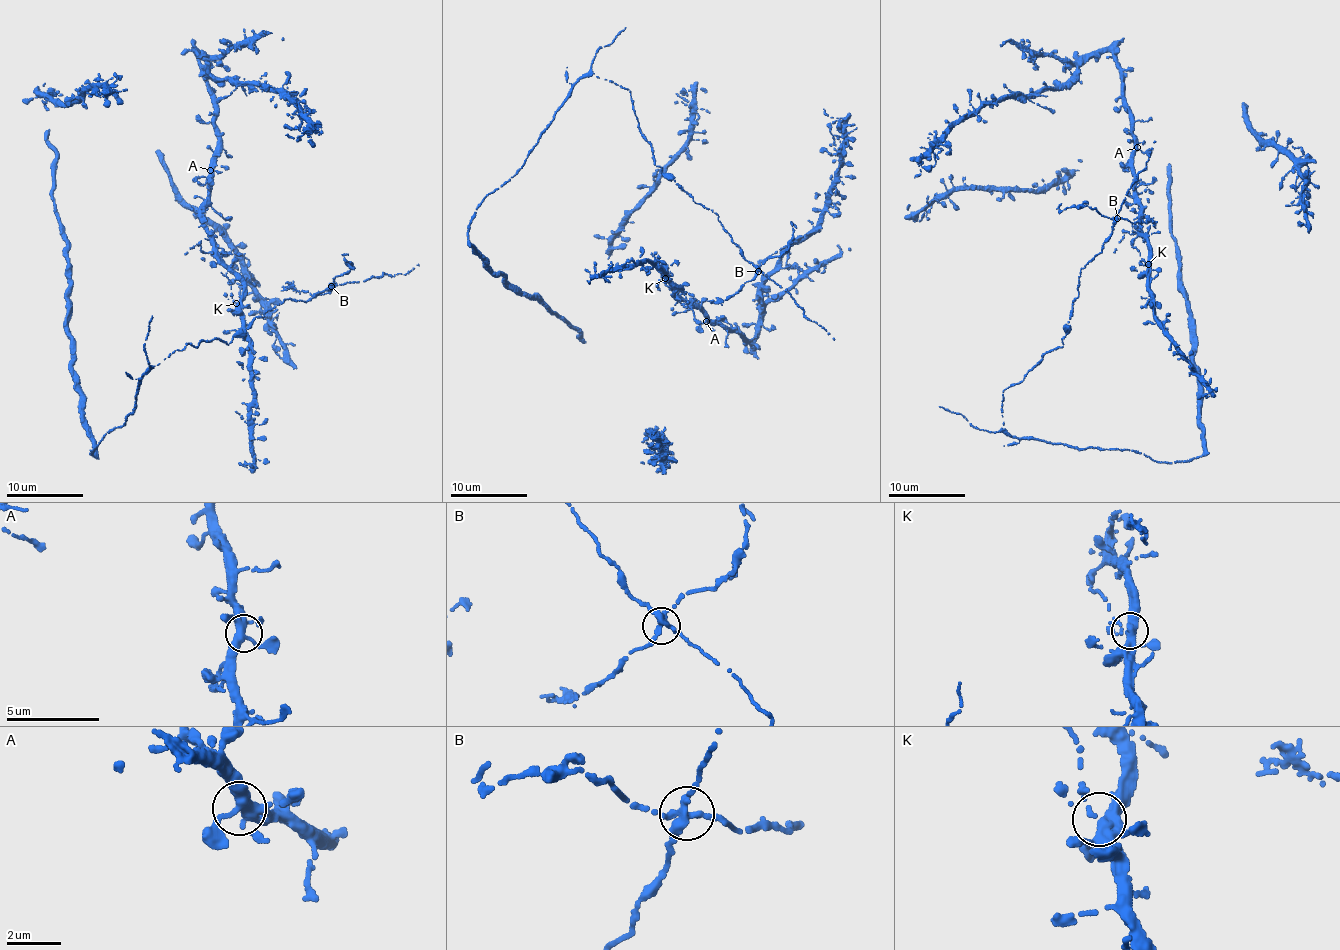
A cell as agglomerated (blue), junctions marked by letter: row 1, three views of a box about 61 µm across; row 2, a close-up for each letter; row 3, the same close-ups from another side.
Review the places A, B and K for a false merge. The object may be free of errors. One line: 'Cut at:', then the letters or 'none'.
Cut at: B

